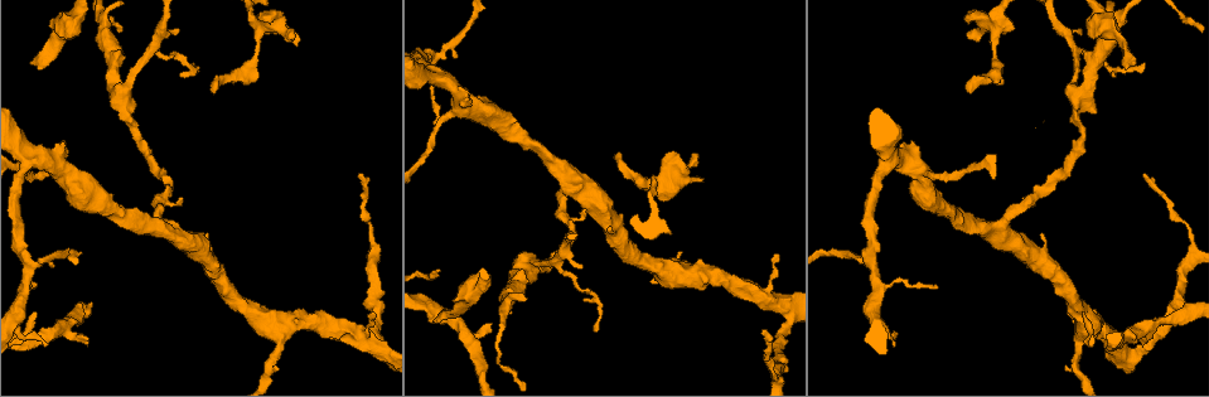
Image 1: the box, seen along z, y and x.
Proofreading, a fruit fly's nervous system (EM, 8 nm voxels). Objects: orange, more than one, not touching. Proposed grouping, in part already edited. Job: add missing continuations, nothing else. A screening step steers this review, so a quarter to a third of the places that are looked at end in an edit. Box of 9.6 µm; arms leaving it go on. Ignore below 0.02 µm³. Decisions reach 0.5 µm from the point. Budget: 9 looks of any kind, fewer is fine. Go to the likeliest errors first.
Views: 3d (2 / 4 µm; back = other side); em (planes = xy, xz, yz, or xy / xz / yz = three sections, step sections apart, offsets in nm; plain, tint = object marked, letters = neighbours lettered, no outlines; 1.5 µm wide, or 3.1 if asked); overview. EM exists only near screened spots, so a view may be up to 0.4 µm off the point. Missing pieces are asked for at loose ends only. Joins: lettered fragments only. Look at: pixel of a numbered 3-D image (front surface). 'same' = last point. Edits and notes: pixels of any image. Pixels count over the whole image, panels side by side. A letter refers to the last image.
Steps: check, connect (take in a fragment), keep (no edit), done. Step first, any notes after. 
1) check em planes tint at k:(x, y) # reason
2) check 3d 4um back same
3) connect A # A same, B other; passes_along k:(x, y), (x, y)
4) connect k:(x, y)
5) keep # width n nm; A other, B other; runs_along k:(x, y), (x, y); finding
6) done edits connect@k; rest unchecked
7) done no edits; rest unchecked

check 3d 4um at 1:(1134, 65)

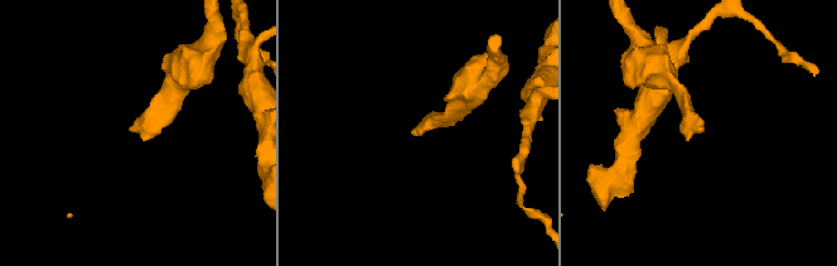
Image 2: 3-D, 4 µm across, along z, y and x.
check em planes letters at 2:(418, 132)

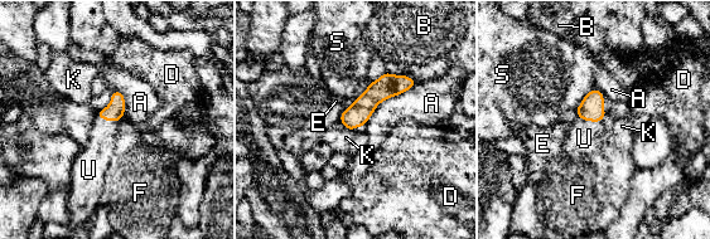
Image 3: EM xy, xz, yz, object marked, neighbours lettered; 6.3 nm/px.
connect U # width 120 nm; A other, B other, D other, E other, F other, K other, S other, U same; passes_along 3:(592, 108), (594, 121), (584, 138); the neuron continues

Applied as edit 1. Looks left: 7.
check 3d 2um at 1:(702, 180) # an open end

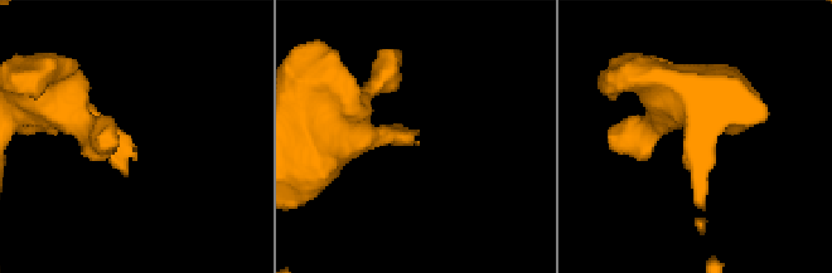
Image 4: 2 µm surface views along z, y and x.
check em planes letters at 4:(408, 131) # now the EM

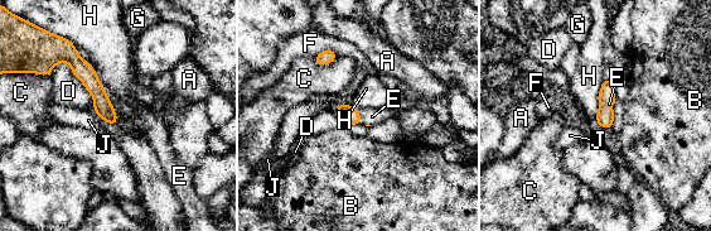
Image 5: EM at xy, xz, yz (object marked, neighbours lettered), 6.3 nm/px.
connect E # A other, B other, C other, D other, E same, F other, G other, H other, J other; passes_along 5:(347, 114), (359, 116), (372, 116); the neuron continues

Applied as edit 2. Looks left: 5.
check overview

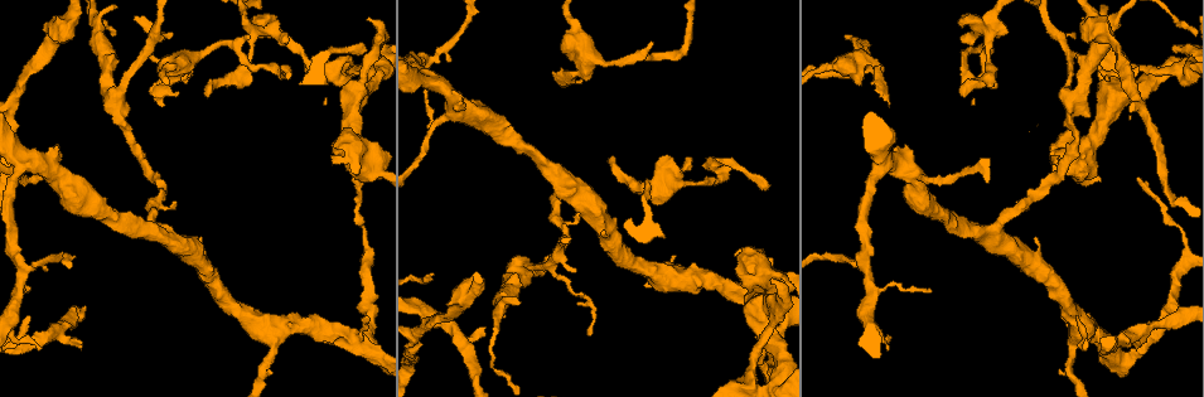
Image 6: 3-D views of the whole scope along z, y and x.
check em planes letters at 6:(1137, 348) # branch stops here

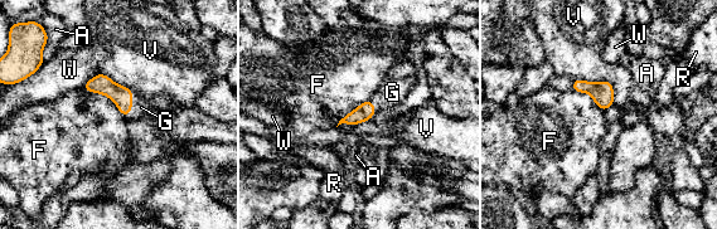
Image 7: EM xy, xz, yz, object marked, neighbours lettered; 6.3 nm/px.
connect G # longest_contact F 340 nm; A other, F other, G same, R other, V other, W other; it goes on there

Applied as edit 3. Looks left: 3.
check em planes letters at 6:(171, 34)

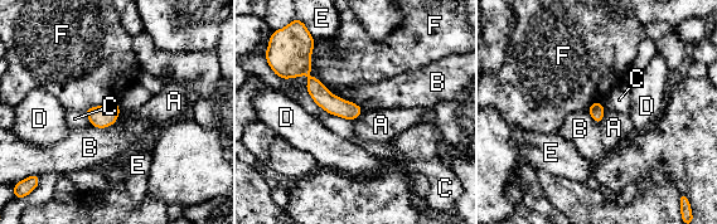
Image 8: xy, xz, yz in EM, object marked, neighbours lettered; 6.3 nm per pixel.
keep # A other, B other, C other, D other, E other, F other; no lettered fragment goes on from it

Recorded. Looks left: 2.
done edits connect@3, connect@5, connect@7; rest unchecked

